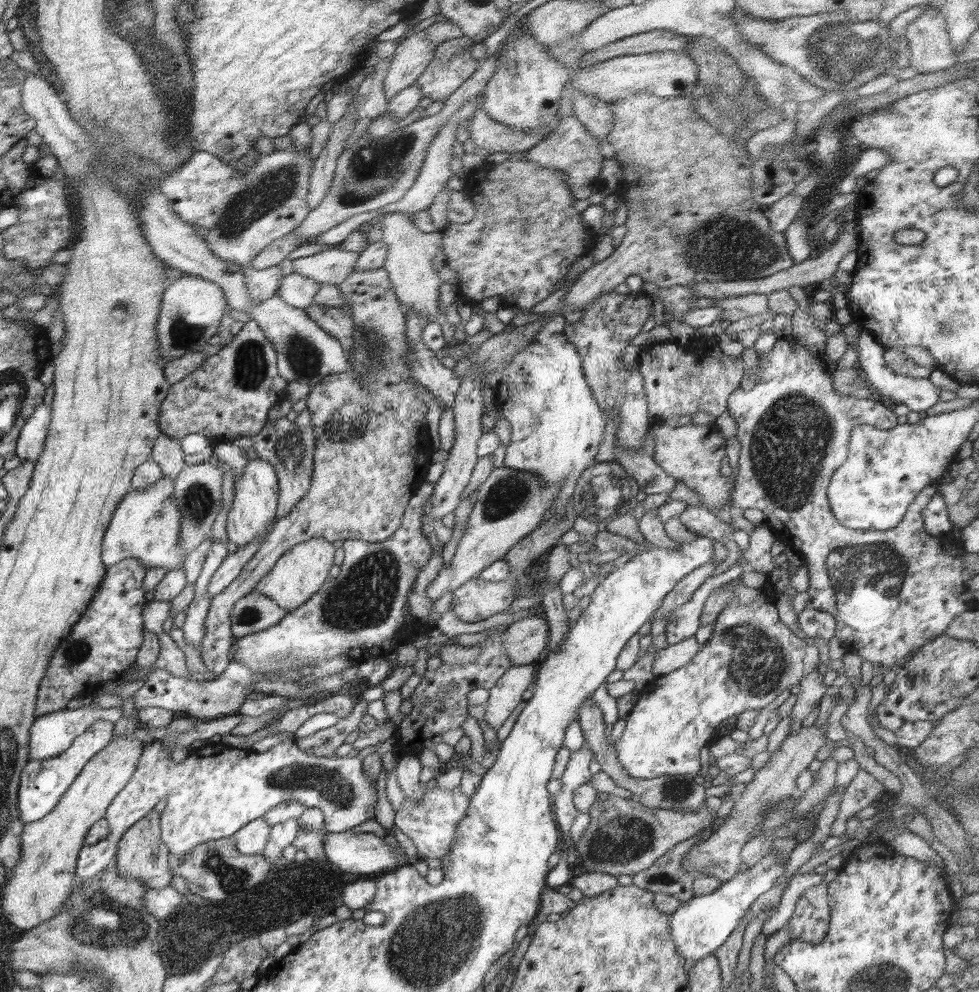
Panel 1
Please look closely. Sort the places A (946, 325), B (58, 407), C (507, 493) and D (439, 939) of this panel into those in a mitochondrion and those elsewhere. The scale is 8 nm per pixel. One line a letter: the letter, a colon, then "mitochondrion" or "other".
A: mitochondrion
B: other
C: mitochondrion
D: mitochondrion

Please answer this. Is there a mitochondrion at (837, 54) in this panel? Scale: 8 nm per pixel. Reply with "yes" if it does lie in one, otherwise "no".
yes

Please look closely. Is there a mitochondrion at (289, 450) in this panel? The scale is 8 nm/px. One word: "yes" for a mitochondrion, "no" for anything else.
yes

